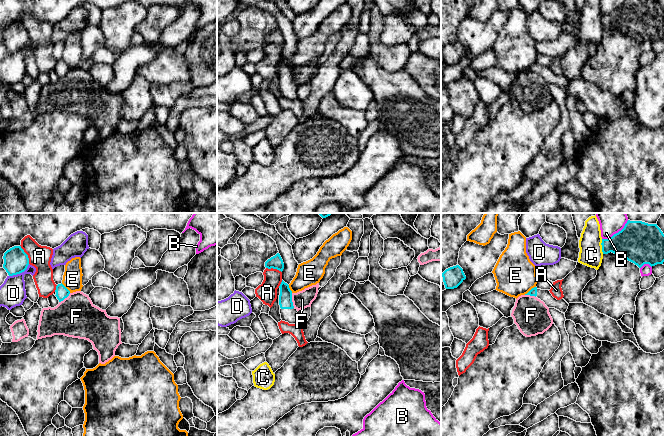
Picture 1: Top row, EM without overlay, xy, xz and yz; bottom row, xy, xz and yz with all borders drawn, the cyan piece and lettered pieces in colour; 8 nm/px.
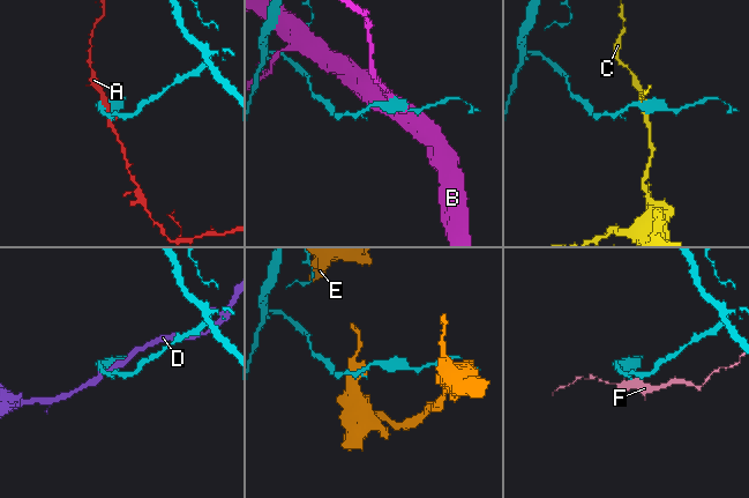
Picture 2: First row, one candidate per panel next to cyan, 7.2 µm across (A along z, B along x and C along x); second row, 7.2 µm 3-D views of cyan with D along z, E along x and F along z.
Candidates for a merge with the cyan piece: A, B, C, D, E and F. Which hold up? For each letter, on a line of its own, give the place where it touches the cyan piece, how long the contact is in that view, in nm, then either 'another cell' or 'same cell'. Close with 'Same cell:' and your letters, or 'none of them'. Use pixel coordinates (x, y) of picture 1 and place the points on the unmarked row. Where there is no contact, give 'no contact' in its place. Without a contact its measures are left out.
A: xy (26, 30) | 170 nm | another cell
B: yz (614, 10) | 220 nm | another cell
C: yz (602, 22) | 120 nm | another cell
D: xy (19, 49) | 190 nm | another cell
E: yz (530, 66) | 120 nm | another cell
F: xz (291, 76) | 120 nm | same cell
Same cell: F

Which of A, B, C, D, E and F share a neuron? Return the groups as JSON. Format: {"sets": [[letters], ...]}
{"sets": [["A"], ["B"], ["C"], ["D"], ["E"], ["F"]]}

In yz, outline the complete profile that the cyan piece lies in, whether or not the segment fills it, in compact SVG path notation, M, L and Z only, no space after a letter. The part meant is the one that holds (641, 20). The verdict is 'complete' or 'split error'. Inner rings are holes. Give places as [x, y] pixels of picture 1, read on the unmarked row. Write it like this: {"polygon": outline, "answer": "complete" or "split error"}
{"polygon": "M625 0L624 4L608 15L602 15L602 28L619 31L639 44L644 40L651 43L665 37L665 11L657 0Z", "answer": "complete"}

